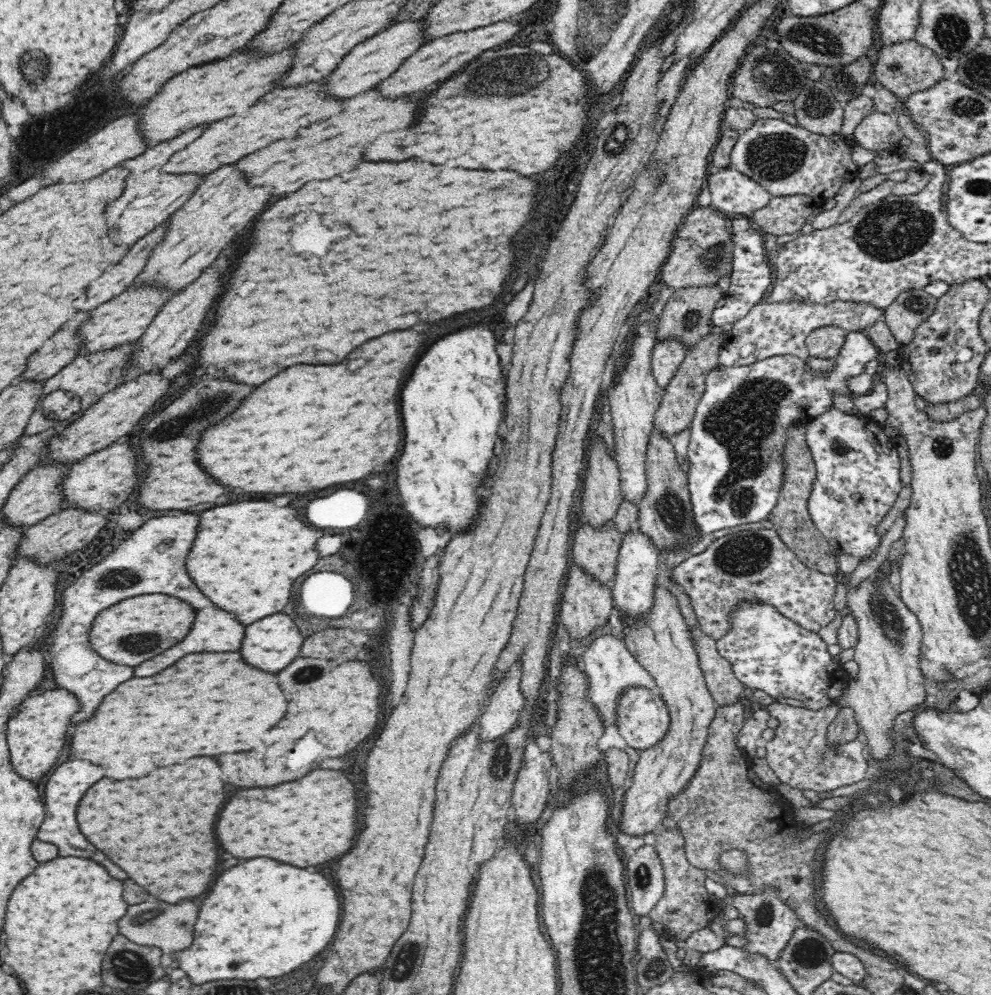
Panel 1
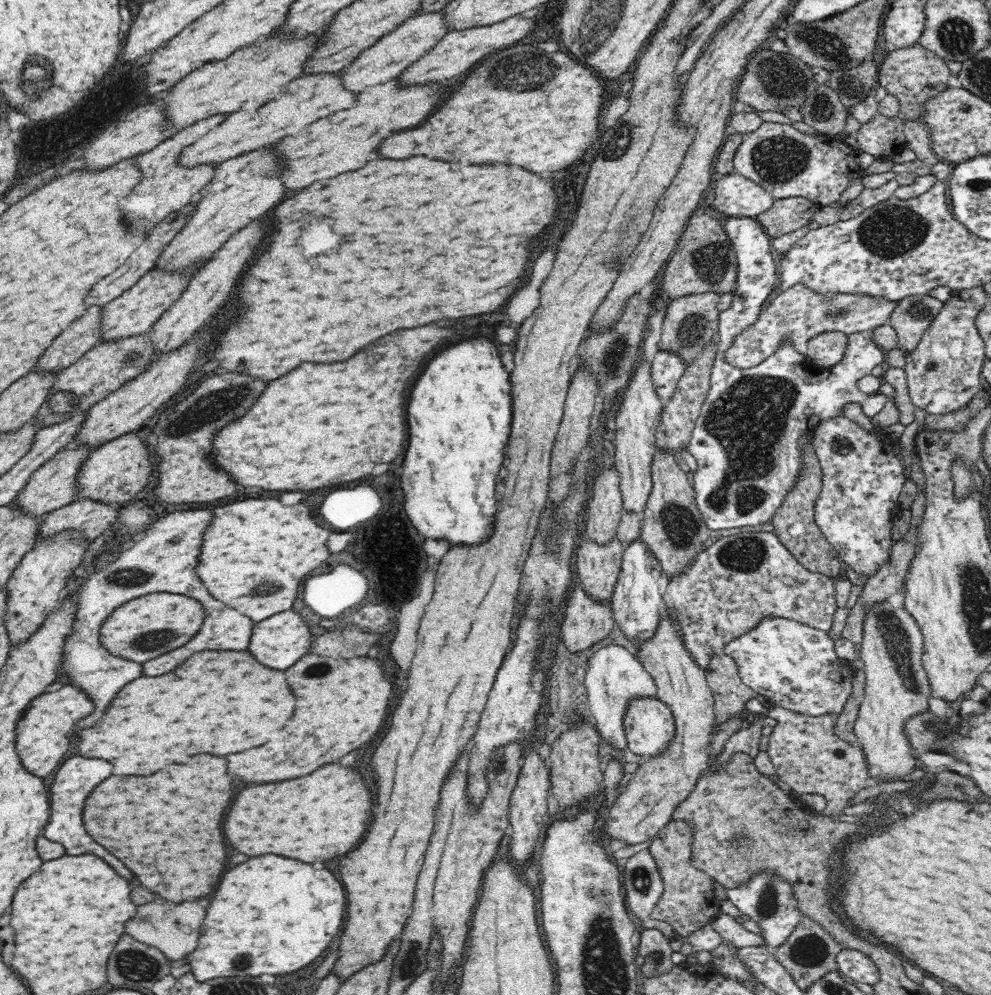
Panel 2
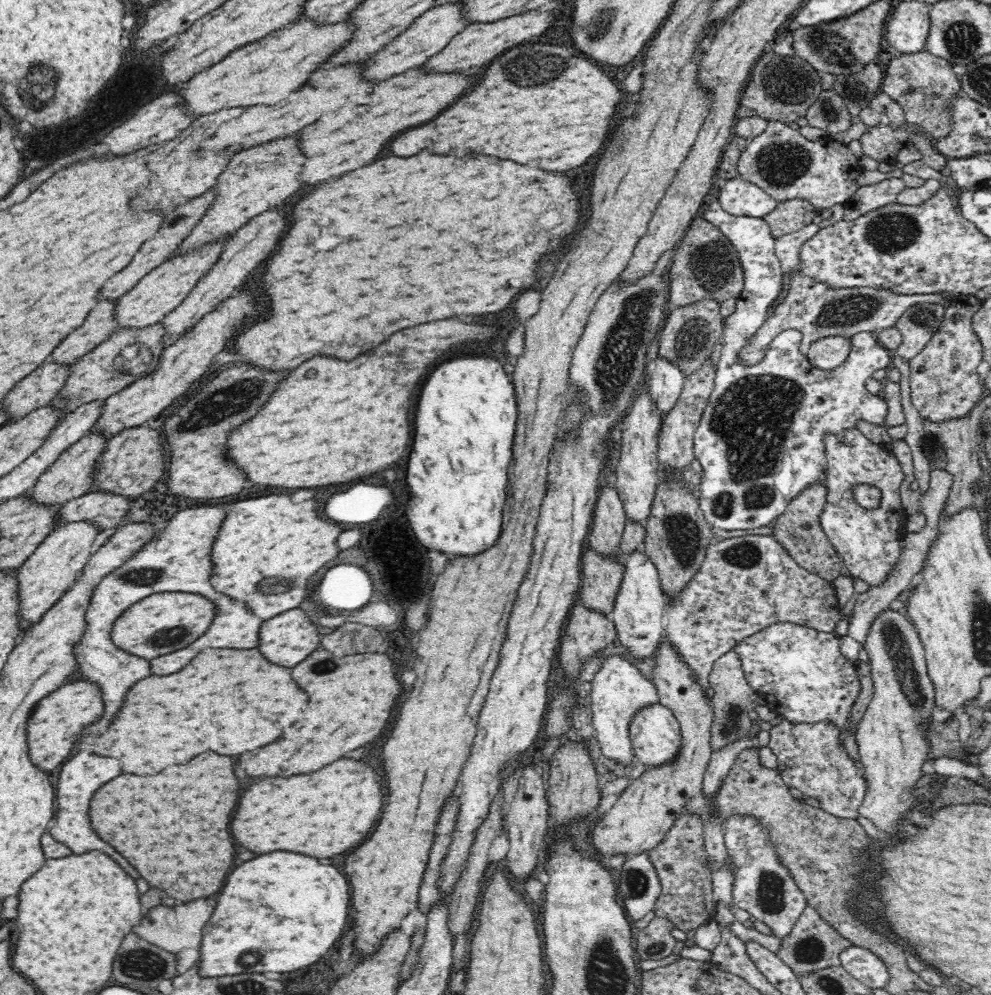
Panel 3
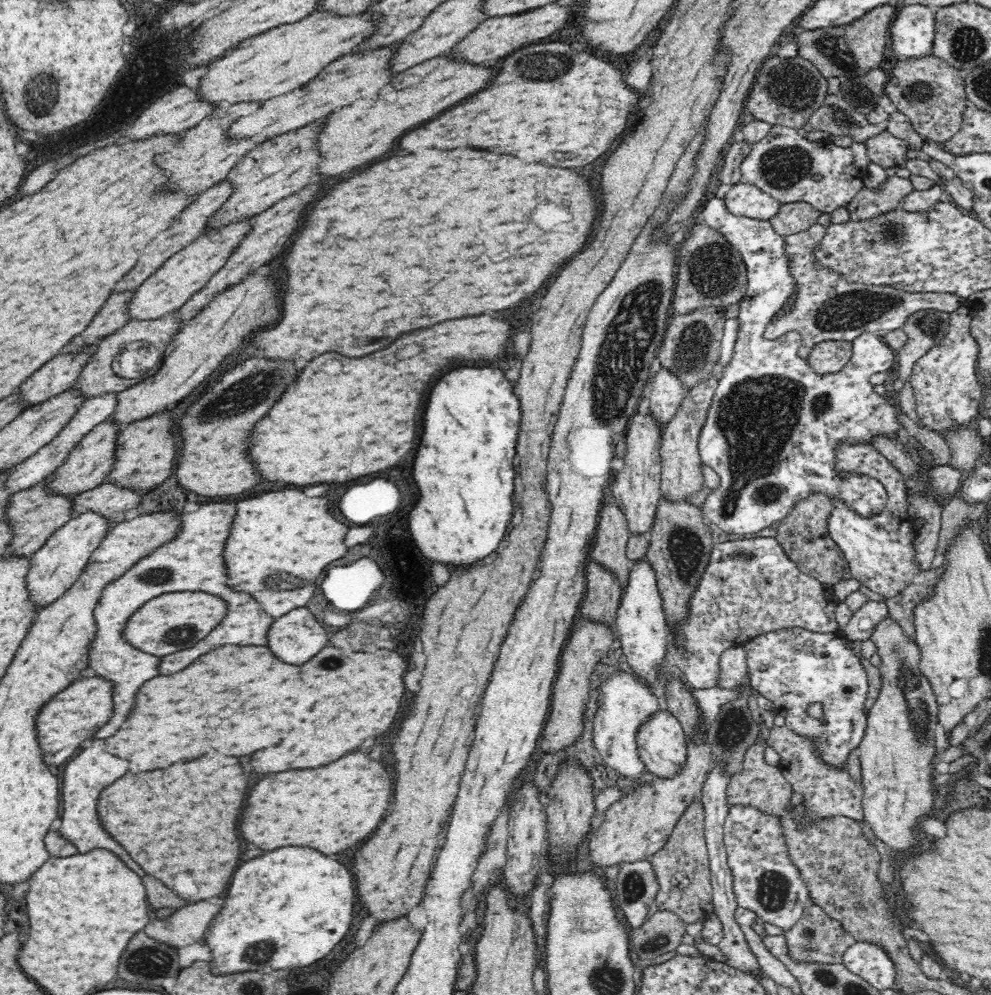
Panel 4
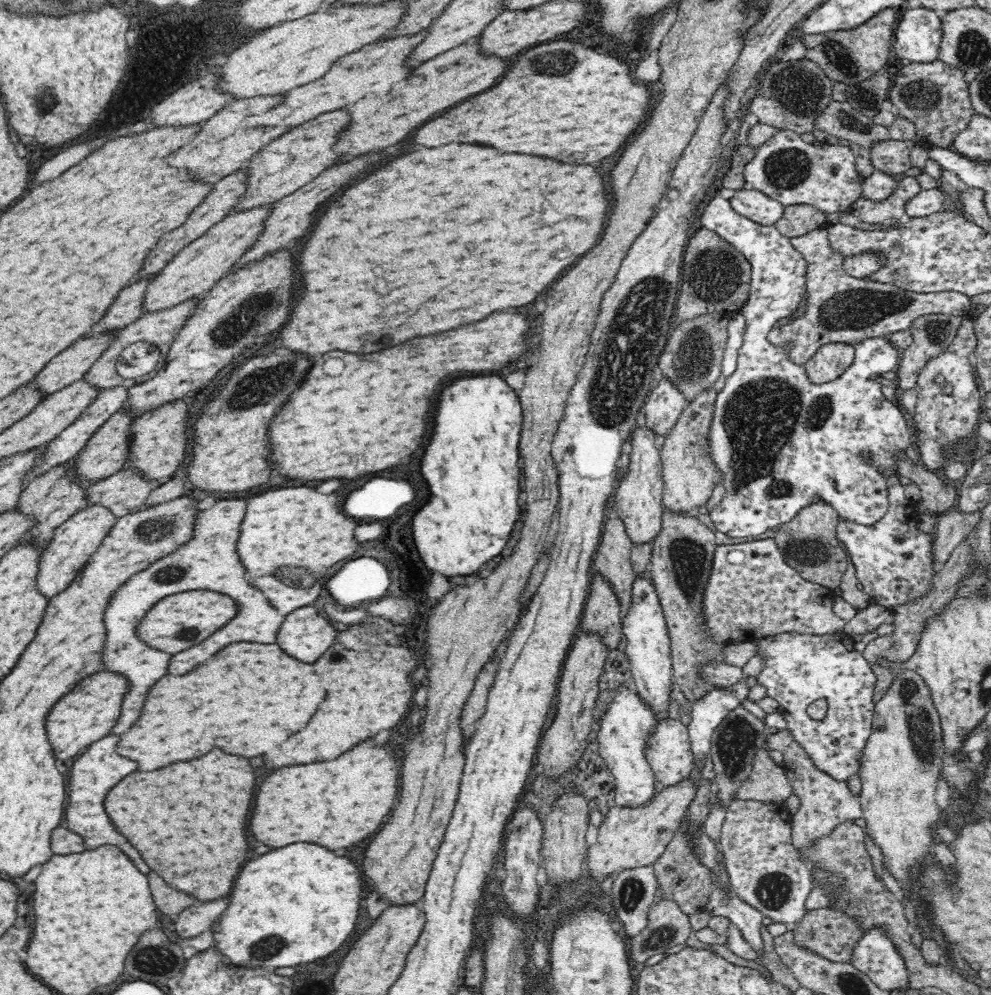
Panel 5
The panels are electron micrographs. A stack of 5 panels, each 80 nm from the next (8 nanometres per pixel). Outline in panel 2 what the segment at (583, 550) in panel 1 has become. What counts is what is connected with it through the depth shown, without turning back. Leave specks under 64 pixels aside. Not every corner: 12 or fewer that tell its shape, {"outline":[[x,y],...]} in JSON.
{"outline":[[580,539],[576,574],[598,600],[611,600],[625,545]]}

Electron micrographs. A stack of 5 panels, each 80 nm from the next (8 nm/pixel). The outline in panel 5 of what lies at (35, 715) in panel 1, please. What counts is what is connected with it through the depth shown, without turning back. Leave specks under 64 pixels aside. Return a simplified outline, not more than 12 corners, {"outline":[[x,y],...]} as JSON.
{"outline":[[98,672],[46,718],[56,760],[80,754],[120,716],[128,680]]}

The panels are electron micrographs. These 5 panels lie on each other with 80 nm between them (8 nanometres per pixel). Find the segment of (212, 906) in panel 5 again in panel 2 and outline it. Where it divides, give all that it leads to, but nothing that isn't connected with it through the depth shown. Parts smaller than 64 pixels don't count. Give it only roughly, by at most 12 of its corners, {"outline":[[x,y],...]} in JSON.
{"outline":[[206,900],[136,906],[134,940],[173,964],[196,948]]}

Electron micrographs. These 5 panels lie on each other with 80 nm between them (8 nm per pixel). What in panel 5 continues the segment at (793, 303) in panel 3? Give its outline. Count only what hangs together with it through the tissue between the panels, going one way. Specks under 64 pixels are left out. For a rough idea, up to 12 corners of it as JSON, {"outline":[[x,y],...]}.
{"outline":[[826,227],[789,240],[806,261],[799,314],[768,340],[804,365],[854,346],[960,314],[969,296],[915,293],[849,276]]}

